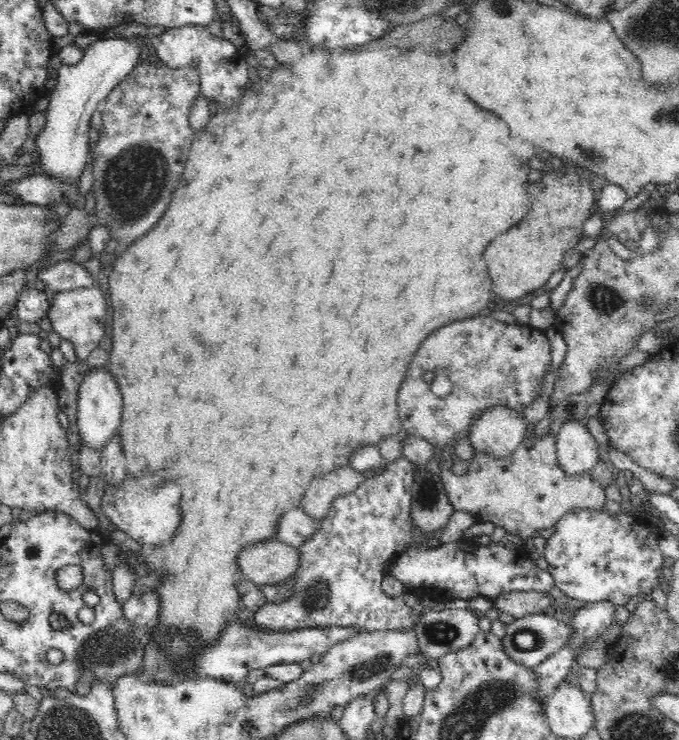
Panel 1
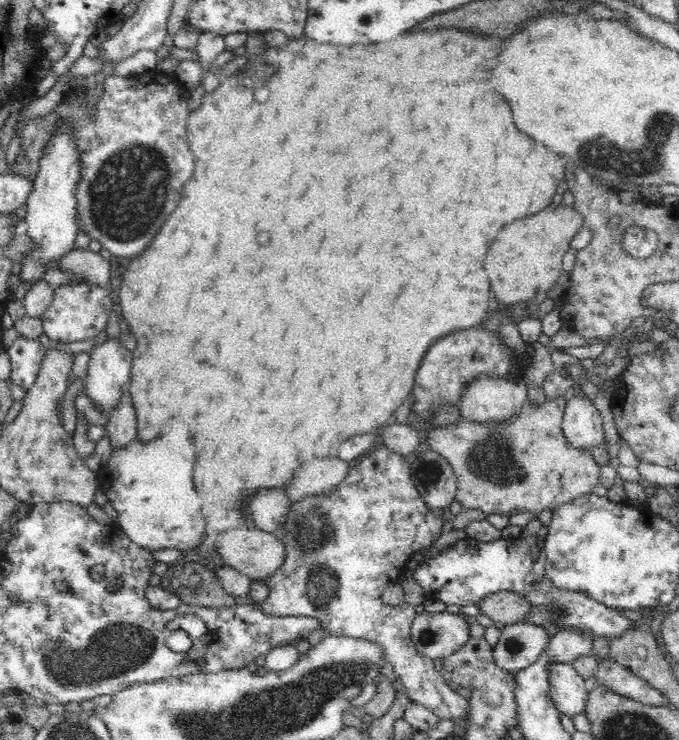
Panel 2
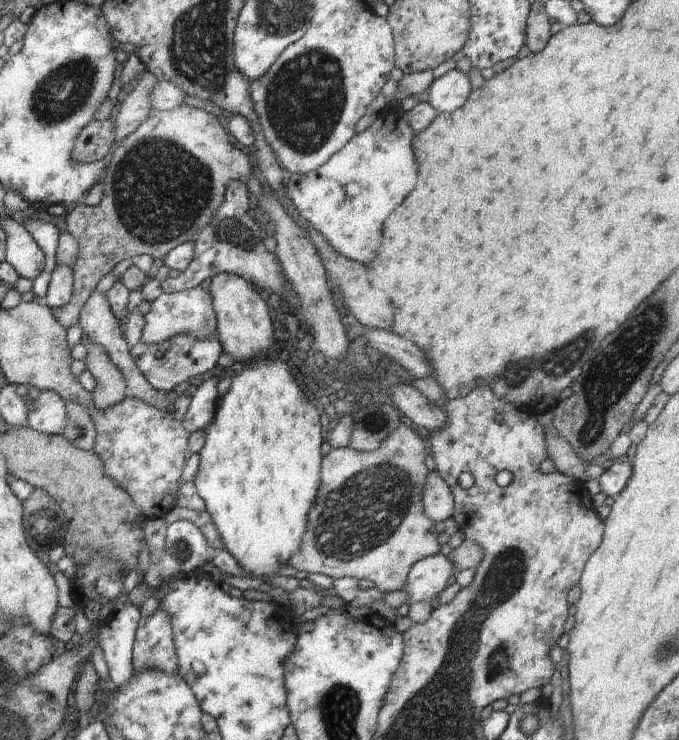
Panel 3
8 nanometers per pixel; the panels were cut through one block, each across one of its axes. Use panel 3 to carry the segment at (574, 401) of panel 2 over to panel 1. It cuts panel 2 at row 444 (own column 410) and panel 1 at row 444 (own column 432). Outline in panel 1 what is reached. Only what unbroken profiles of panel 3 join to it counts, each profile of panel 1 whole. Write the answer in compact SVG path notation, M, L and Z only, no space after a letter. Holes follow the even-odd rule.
M580 421L564 423L556 439L556 455L560 469L570 477L588 473L604 457L587 426Z

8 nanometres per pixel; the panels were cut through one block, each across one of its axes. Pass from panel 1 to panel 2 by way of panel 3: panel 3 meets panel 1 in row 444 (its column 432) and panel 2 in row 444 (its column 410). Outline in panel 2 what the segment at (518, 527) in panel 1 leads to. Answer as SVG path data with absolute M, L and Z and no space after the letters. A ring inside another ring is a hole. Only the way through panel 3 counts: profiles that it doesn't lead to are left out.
M560 396L556 399L547 398L547 402L544 405L538 407L538 405L532 405L529 400L524 404L520 415L517 415L514 419L510 421L505 421L504 423L491 423L491 424L476 424L470 421L466 421L464 417L452 425L447 426L436 426L428 424L428 443L430 448L444 457L452 469L454 470L454 475L456 476L457 482L457 495L455 500L461 504L461 507L465 510L482 510L482 514L487 517L488 514L505 514L506 516L512 516L515 514L522 514L522 512L532 512L535 516L538 516L542 510L554 510L566 502L572 502L580 496L586 496L586 494L592 494L591 490L594 490L594 486L600 481L600 468L594 461L592 457L591 450L574 449L568 445L564 433L562 433L562 422L563 415L565 414L565 407L567 406L566 396Z

